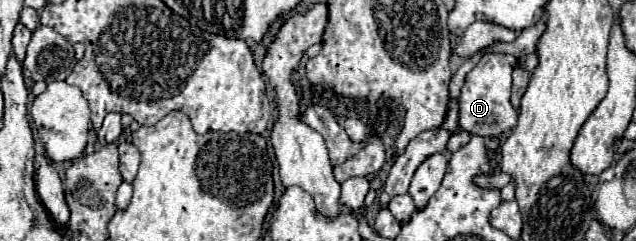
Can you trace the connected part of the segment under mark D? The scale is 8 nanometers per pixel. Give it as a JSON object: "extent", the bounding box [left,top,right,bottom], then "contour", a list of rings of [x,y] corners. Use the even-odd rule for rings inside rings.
{"extent":[459,54,517,138],"contour":[[[487,54],[481,56],[477,66],[465,76],[465,84],[459,96],[459,126],[471,134],[485,138],[505,136],[517,124],[517,112],[509,102],[511,94],[511,72],[517,66],[517,58],[509,54]]]}

